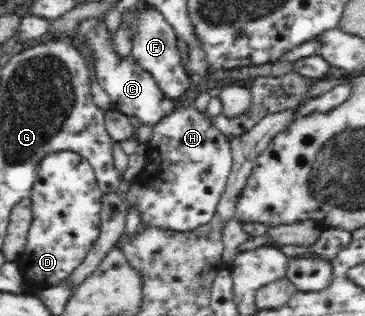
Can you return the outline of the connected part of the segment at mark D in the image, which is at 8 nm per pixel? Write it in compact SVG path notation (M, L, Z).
M62 150L49 153L42 159L37 170L37 180L32 186L29 195L32 210L32 223L26 236L24 251L20 254L19 273L28 277L32 285L38 289L54 287L66 281L70 274L84 261L87 253L94 247L101 232L101 197L103 191L98 187L98 182L90 162L74 150Z

